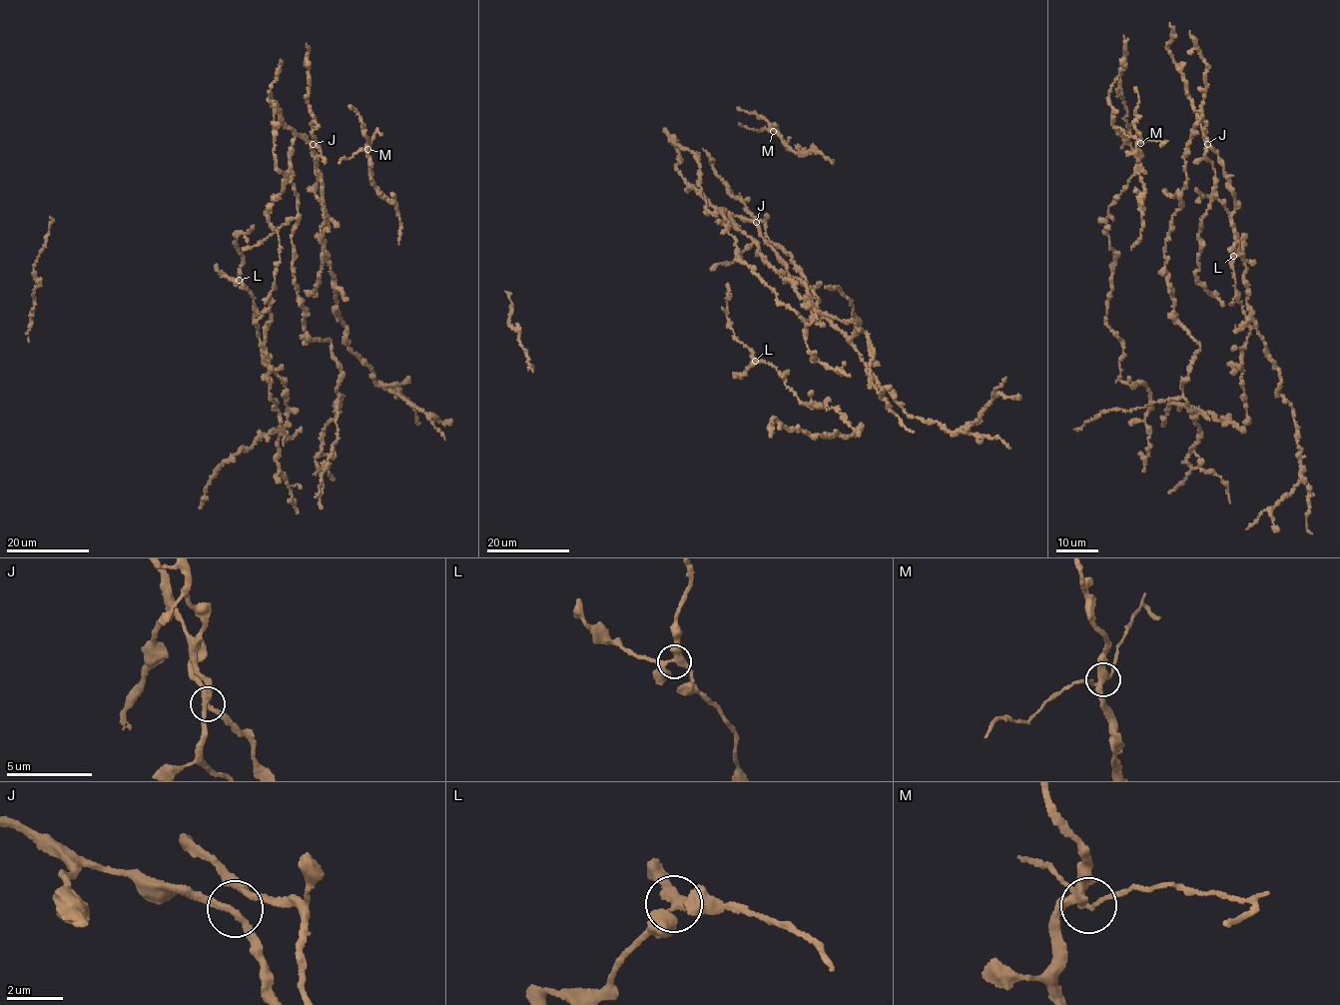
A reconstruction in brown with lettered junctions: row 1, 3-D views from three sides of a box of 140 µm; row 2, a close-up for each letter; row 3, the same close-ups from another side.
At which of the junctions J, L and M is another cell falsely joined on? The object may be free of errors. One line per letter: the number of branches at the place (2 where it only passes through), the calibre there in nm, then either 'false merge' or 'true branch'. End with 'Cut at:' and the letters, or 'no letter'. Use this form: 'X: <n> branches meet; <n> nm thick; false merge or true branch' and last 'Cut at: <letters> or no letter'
J: 4 branches meet; 200 nm thick; true branch
L: 4 branches meet; 320 nm thick; true branch
M: 4 branches meet; 260 nm thick; false merge
Cut at: M

